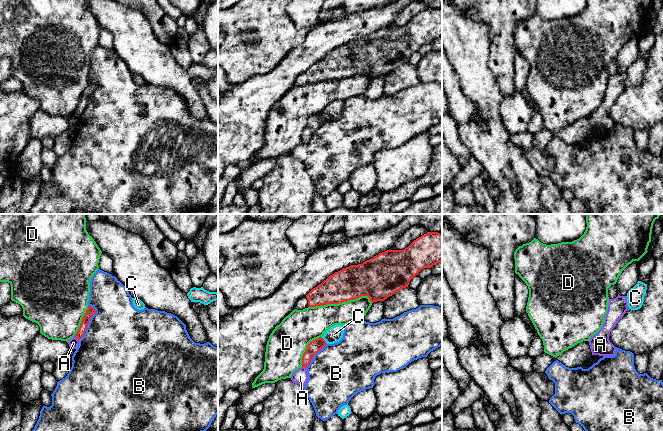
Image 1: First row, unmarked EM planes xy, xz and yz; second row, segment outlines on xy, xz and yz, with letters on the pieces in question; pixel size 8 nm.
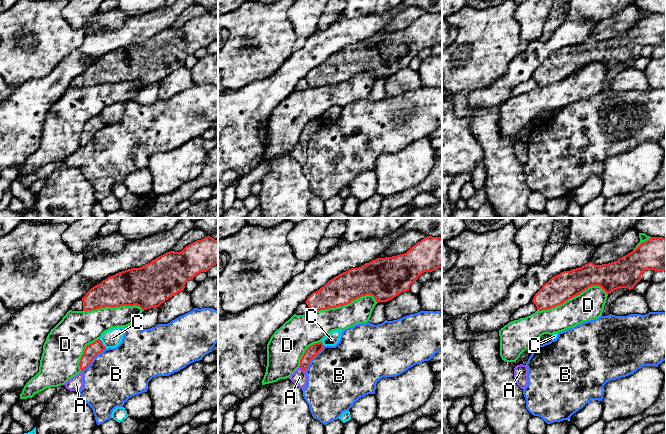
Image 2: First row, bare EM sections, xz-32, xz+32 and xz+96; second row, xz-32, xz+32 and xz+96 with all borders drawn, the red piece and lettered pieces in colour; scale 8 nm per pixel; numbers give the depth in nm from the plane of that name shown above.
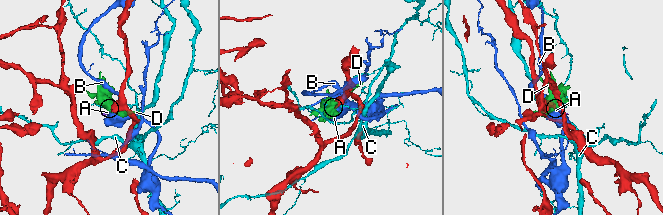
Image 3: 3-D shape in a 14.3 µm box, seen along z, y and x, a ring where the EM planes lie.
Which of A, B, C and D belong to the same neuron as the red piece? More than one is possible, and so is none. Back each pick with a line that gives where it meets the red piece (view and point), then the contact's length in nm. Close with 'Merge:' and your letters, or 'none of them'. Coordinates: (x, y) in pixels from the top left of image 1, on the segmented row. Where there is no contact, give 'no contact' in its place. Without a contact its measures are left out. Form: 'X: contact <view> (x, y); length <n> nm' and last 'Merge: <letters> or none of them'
Merge: none of them

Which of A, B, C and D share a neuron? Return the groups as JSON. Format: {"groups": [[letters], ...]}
{"groups": [["A"], ["B"], ["C"], ["D"]]}

